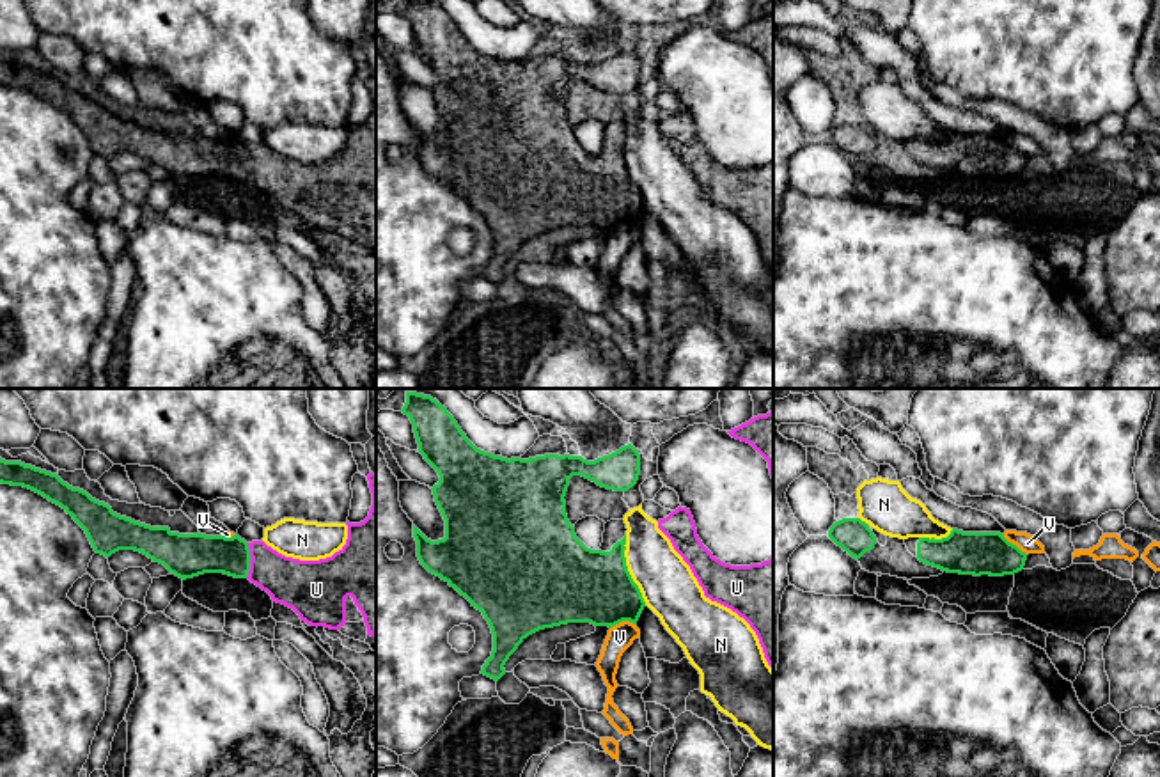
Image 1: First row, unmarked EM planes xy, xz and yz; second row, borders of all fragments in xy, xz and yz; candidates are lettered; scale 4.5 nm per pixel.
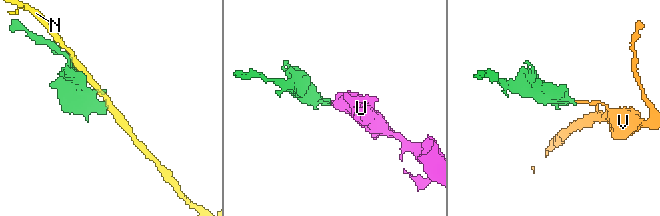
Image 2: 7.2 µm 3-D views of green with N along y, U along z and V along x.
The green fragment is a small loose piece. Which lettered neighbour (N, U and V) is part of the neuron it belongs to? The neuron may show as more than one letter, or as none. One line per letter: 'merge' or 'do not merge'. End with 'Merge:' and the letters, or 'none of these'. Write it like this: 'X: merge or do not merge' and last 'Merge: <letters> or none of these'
N: do not merge
U: merge
V: do not merge
Merge: U

